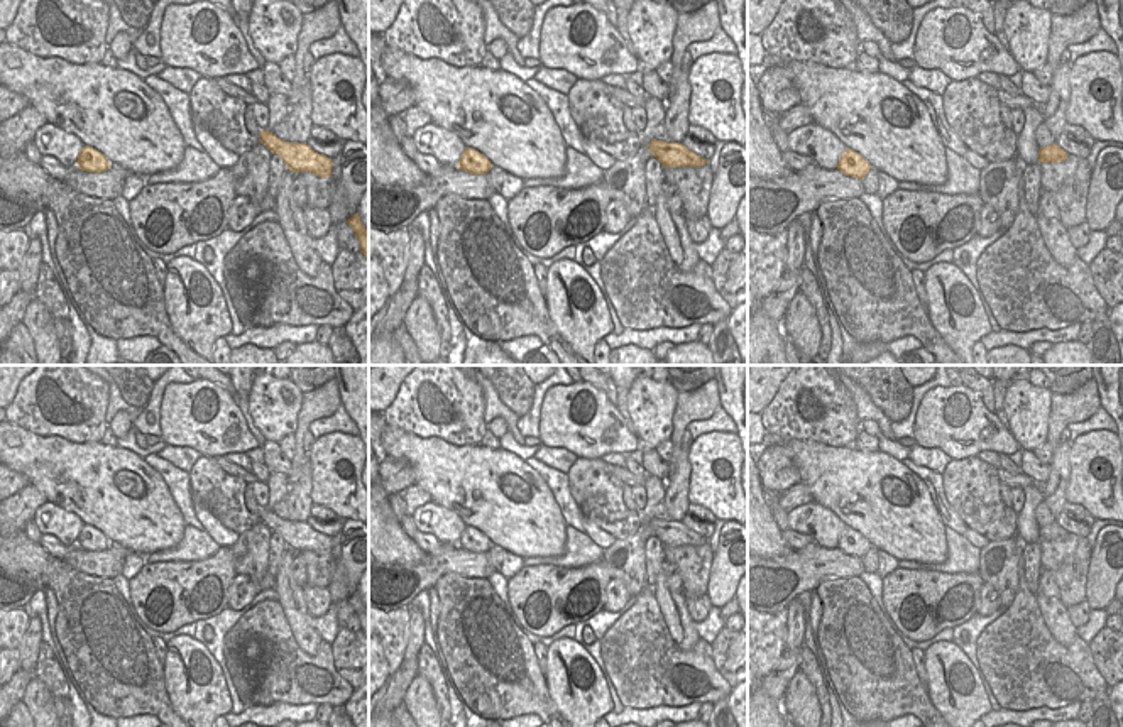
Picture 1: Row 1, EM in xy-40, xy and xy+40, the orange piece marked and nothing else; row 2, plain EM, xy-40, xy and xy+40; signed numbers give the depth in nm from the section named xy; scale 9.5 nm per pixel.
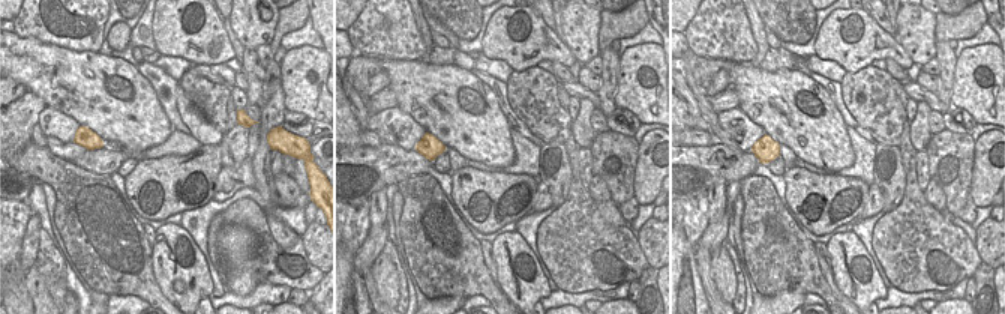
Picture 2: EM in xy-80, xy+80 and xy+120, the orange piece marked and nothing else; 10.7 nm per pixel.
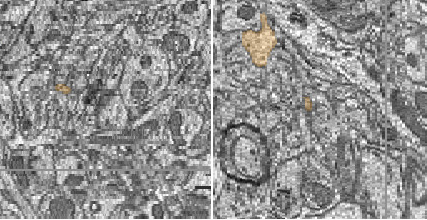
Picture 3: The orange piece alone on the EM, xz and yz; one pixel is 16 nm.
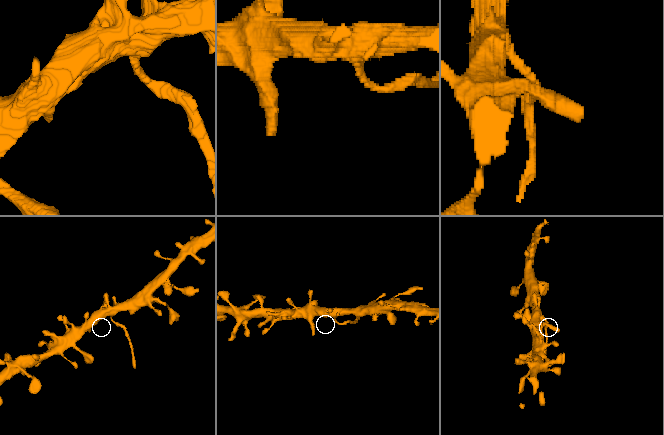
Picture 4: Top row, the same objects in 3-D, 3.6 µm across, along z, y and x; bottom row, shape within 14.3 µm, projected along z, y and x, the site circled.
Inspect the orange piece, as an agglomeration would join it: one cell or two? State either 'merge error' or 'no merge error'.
merge error

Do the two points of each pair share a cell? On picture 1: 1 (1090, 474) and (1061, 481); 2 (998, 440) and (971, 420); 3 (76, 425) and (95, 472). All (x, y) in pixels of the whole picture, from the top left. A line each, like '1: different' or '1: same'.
1: different
2: same
3: different

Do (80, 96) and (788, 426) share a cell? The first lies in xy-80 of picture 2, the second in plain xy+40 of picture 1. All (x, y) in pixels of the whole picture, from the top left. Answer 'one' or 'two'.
two

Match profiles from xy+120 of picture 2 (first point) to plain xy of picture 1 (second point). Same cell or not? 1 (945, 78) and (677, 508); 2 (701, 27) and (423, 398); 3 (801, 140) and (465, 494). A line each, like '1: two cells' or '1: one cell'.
1: one cell
2: one cell
3: one cell

